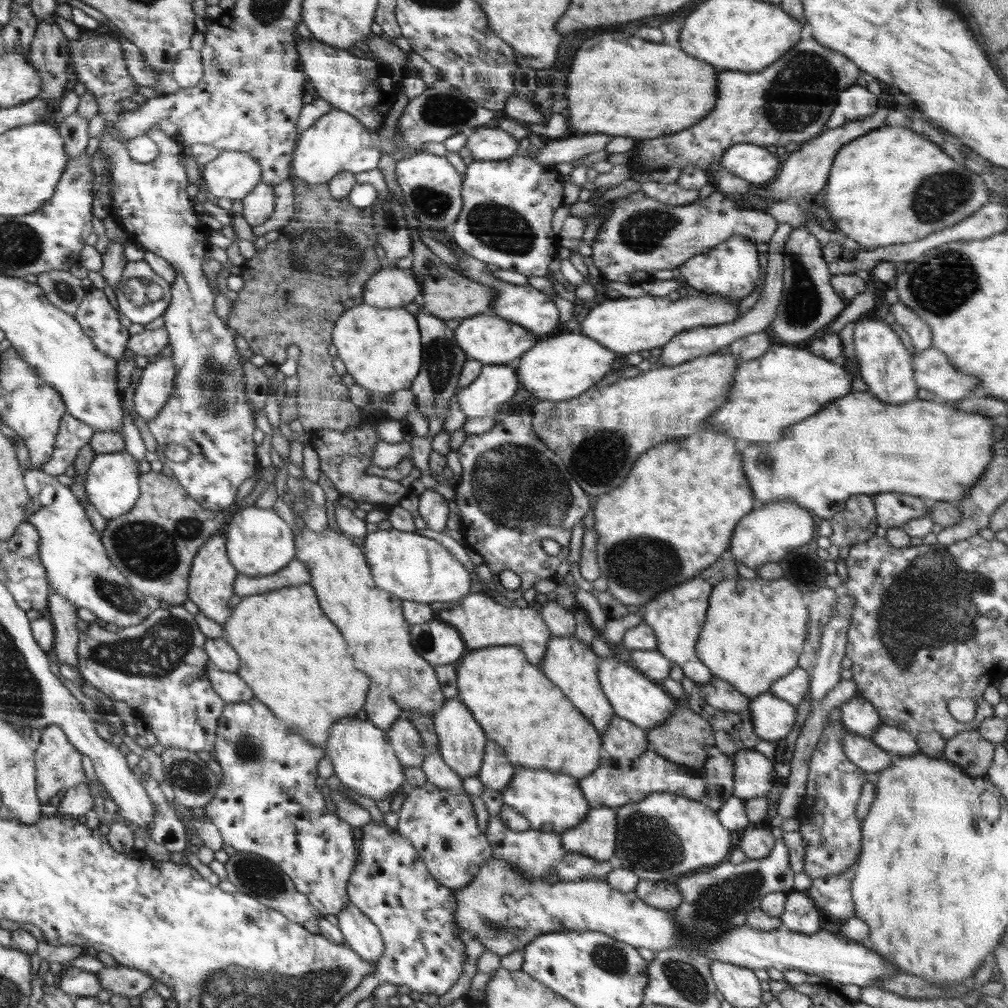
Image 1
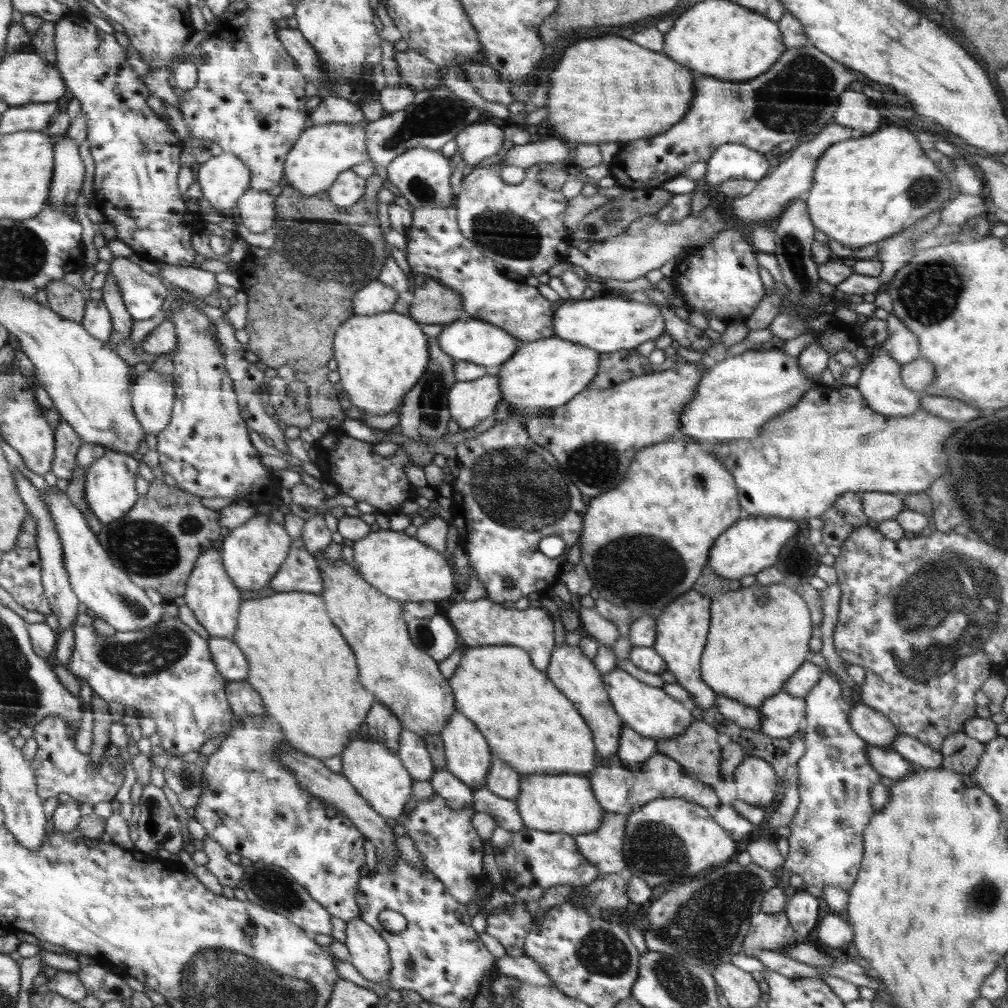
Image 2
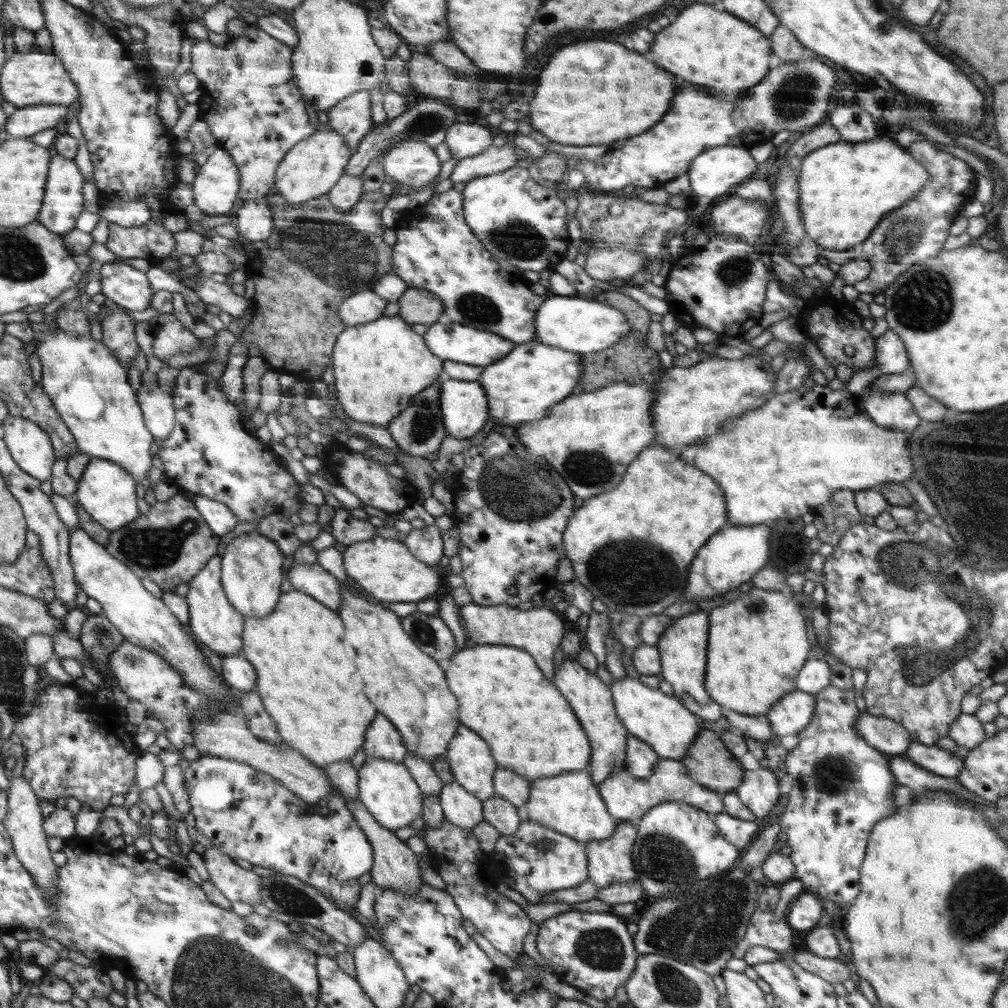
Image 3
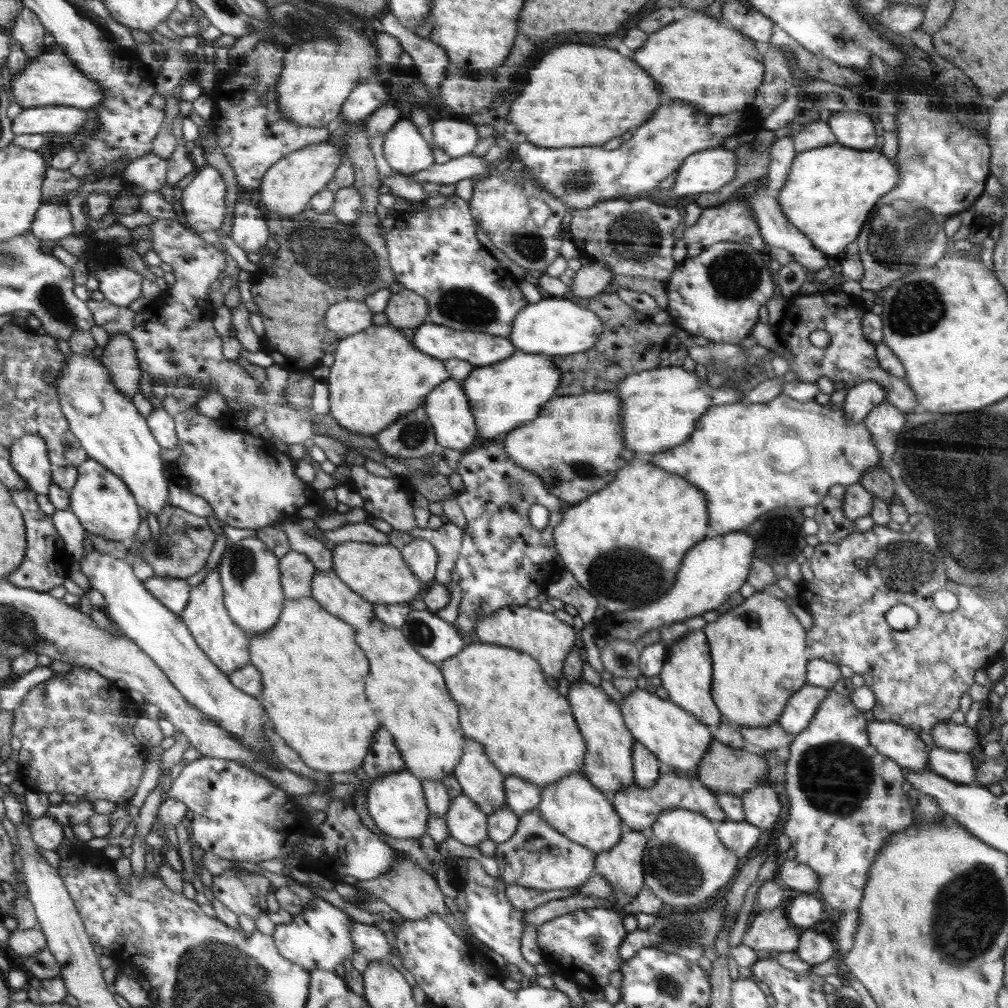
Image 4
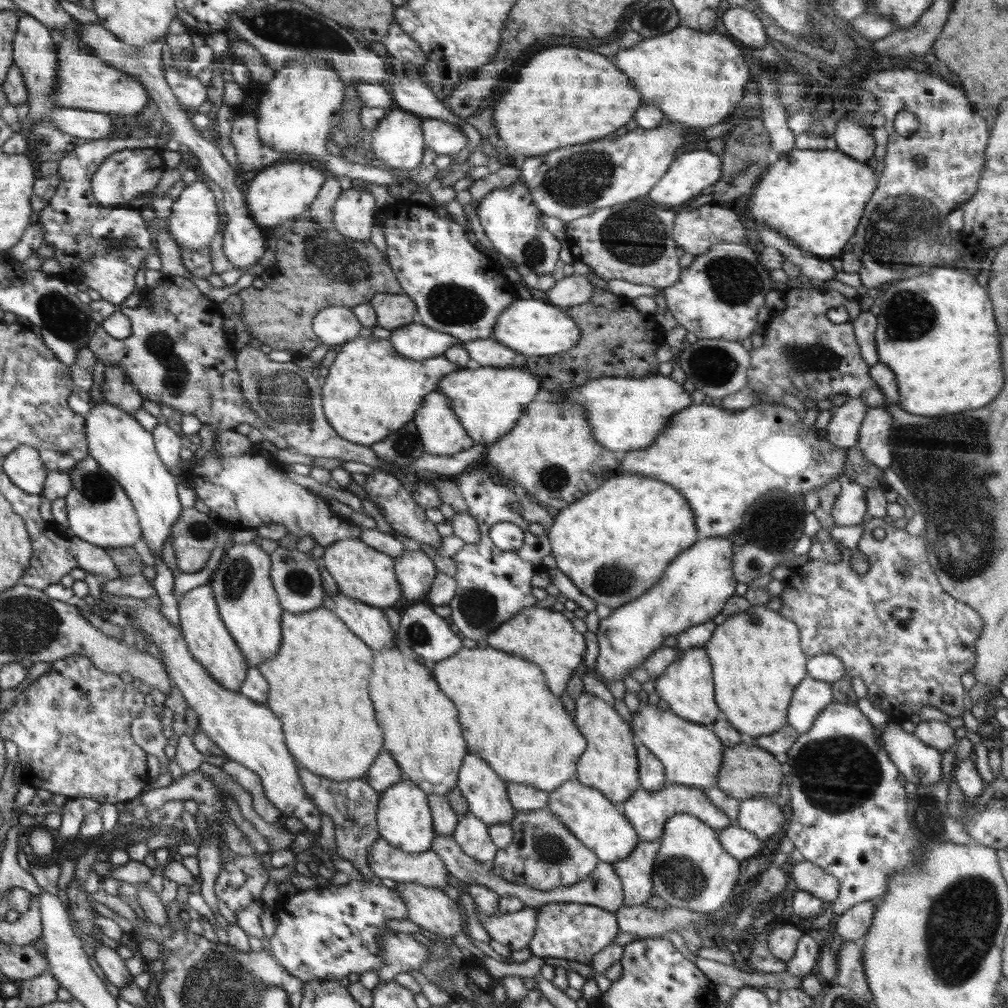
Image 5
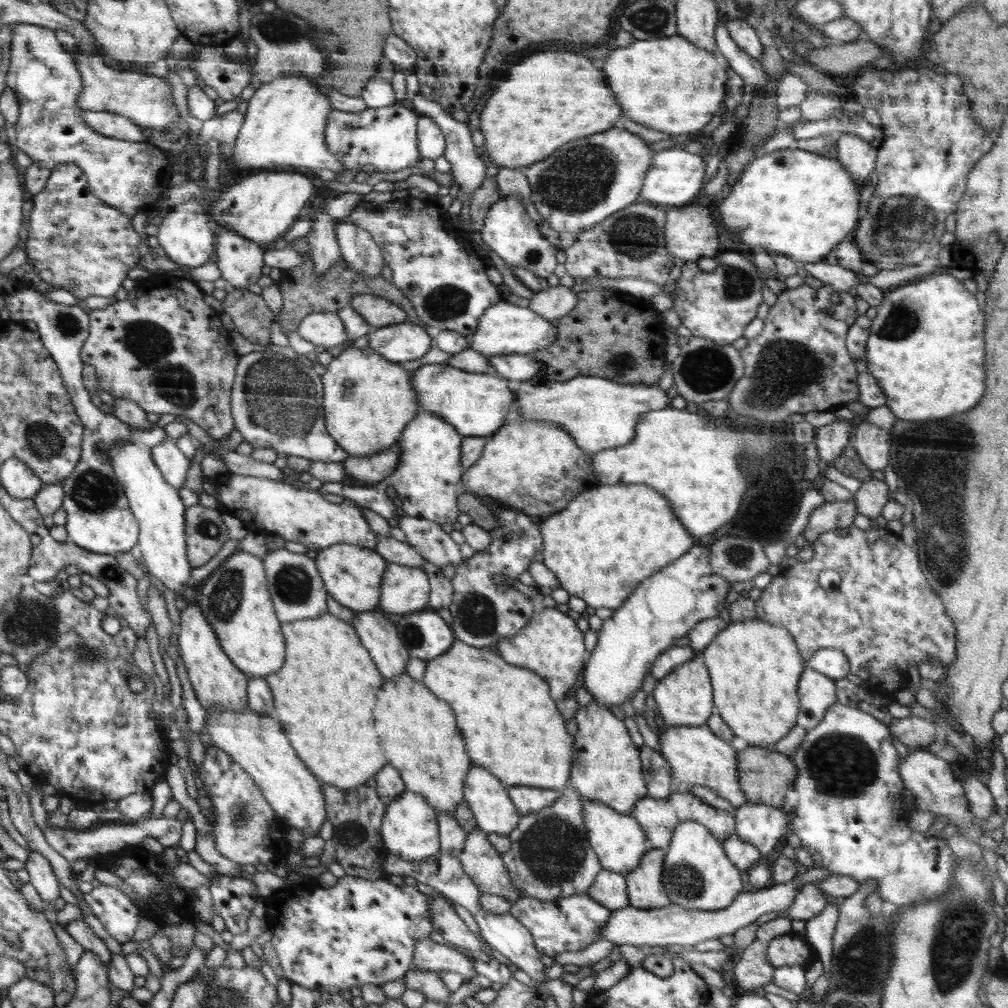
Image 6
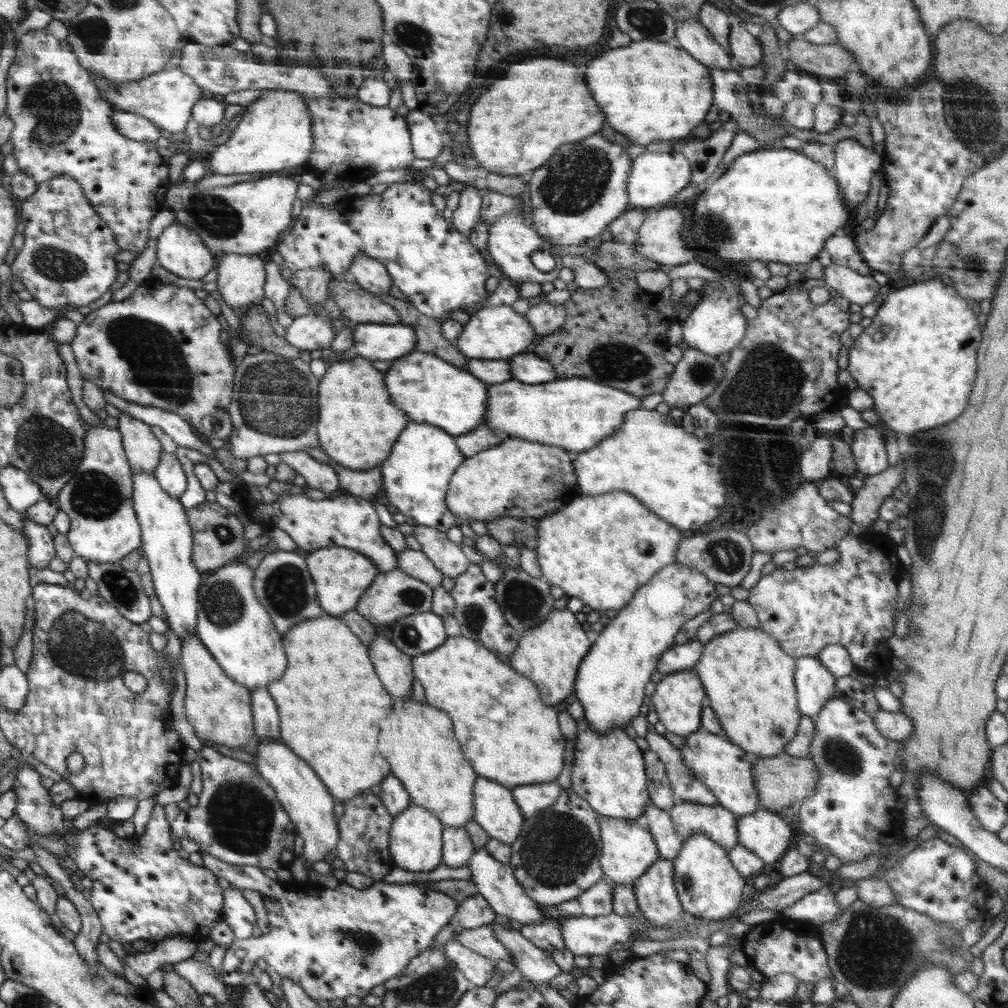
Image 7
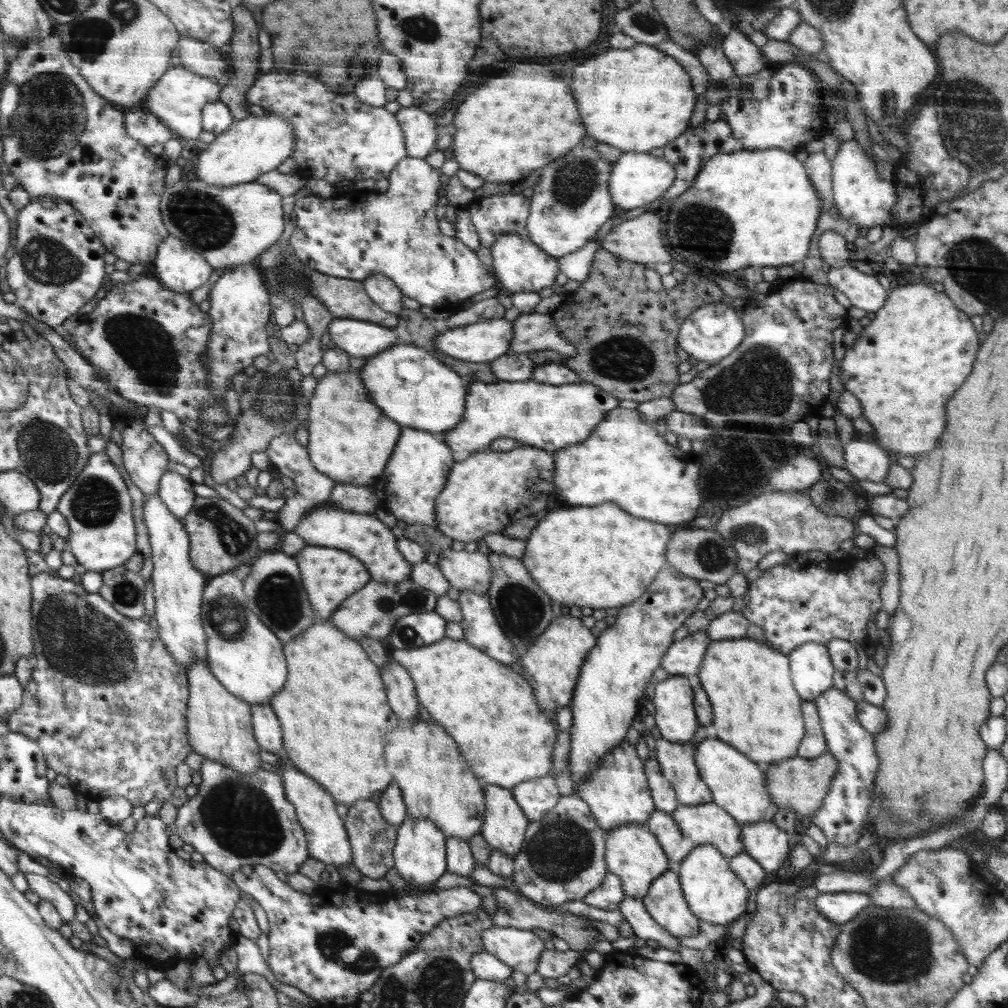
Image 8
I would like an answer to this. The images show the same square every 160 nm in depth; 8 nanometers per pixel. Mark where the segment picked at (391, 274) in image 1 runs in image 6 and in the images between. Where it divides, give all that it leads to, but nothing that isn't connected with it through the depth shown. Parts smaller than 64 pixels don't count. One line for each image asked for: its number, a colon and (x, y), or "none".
2: (376, 297)
3: (363, 307)
4: (347, 318)
5: (335, 325)
6: (326, 329)

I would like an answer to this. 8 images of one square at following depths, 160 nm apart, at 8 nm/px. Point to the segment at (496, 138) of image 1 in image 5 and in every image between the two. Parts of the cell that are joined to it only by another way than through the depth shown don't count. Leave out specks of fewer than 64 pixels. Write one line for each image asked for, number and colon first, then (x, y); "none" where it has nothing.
2: (477, 141)
3: (465, 140)
4: (457, 136)
5: (443, 138)

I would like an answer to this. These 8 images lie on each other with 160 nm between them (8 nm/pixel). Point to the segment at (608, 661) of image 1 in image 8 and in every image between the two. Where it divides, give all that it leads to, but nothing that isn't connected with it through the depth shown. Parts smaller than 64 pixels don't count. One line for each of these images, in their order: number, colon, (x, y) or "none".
2: (650, 711)
3: (669, 728)
4: (678, 739)
5: (692, 754)
6: (696, 755)
7: (722, 766)
8: (737, 784)

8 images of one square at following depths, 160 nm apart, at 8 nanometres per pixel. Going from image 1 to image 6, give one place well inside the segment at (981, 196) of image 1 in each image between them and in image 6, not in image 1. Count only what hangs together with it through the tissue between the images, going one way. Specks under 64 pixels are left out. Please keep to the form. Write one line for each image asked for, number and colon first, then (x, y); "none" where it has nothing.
2: (869, 187)
3: (845, 188)
4: (829, 191)
5: (814, 197)
6: (794, 202)

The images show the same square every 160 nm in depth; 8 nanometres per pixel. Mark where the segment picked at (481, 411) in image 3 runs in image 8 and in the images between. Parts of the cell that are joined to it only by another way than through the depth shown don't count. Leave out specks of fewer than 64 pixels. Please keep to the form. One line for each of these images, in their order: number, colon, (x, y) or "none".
4: (447, 407)
5: (441, 432)
6: (427, 482)
7: (417, 474)
8: (416, 475)

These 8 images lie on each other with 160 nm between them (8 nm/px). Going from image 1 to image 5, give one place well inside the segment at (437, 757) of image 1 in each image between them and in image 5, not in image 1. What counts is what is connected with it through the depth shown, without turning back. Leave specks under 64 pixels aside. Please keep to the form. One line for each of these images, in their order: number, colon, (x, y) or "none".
2: (458, 796)
3: (460, 807)
4: (467, 823)
5: (471, 834)

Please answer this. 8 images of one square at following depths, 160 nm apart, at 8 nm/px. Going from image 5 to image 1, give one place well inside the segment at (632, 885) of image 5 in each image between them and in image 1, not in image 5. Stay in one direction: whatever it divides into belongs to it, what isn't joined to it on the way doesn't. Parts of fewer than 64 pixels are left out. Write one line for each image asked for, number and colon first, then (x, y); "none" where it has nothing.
1: (596, 836)
2: (604, 848)
3: (611, 861)
4: (621, 866)

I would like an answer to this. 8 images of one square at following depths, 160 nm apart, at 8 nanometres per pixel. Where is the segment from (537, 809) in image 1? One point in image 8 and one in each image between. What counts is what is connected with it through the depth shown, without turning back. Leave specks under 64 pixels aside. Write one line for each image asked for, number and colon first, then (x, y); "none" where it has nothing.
2: (565, 802)
3: (571, 803)
4: (573, 805)
5: (586, 811)
6: (620, 843)
7: (628, 851)
8: (632, 852)

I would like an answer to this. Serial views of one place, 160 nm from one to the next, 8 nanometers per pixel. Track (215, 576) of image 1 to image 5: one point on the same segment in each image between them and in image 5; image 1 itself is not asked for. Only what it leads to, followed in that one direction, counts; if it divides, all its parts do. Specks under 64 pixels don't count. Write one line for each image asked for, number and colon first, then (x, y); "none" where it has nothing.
2: (215, 601)
3: (214, 621)
4: (223, 641)
5: (211, 645)

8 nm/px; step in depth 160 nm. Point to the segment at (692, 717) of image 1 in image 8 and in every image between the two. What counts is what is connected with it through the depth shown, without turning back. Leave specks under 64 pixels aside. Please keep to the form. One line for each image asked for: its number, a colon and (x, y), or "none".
2: (697, 750)
3: (708, 762)
4: (726, 770)
5: (746, 771)
6: (763, 774)
7: (781, 780)
8: (801, 783)

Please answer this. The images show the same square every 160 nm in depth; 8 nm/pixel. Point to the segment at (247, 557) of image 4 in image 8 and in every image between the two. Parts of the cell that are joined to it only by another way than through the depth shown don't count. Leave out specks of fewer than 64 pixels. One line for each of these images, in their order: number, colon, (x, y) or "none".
5: (249, 606)
6: (235, 598)
7: (233, 624)
8: (244, 654)

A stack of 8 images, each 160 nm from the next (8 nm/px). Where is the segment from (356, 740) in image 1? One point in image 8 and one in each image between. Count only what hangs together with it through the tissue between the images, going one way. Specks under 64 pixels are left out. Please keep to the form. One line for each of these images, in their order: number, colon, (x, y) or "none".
2: (375, 771)
3: (386, 787)
4: (395, 802)
5: (403, 818)
6: (409, 830)
7: (415, 838)
8: (419, 853)

